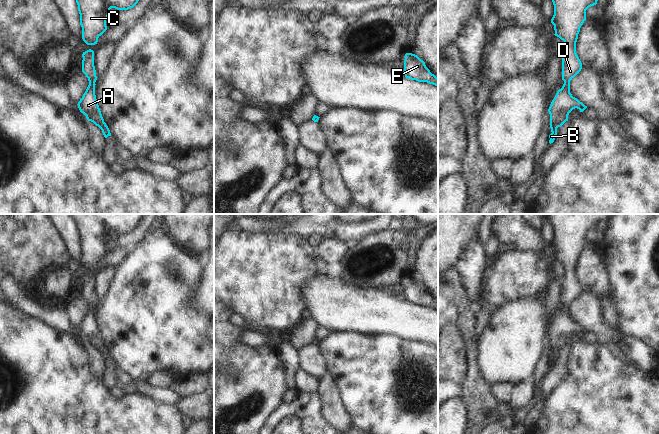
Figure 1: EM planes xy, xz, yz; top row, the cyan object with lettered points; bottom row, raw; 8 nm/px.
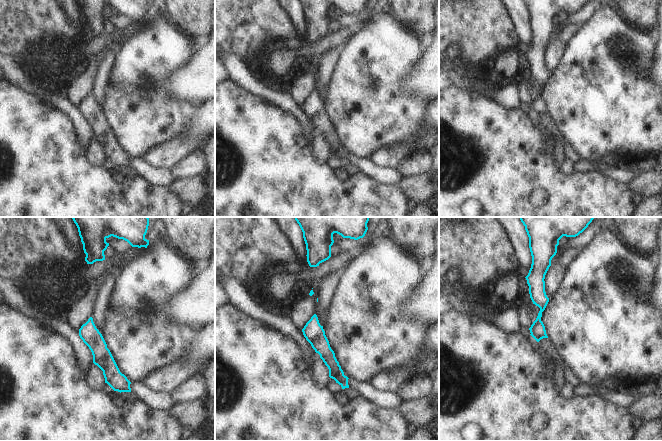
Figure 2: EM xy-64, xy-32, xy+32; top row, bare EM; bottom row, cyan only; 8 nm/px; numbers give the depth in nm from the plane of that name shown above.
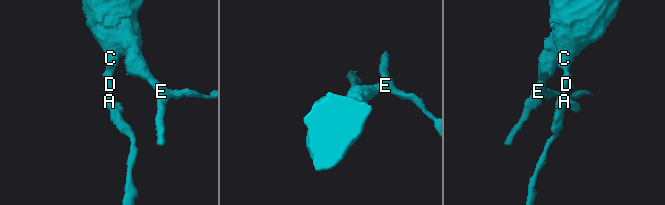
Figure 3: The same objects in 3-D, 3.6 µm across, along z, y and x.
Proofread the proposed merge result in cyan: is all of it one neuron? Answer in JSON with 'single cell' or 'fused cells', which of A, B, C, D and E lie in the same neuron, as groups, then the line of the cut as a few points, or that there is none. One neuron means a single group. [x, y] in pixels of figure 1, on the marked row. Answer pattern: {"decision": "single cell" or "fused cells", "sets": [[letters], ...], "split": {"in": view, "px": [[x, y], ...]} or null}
{"decision": "single cell", "sets": [["A", "B", "C", "D", "E"]], "split": null}

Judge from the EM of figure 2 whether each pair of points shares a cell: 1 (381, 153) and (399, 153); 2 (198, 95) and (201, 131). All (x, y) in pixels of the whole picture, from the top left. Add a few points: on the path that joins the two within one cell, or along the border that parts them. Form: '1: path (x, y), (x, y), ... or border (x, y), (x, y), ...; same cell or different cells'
1: path (385, 153), (395, 153); same cell
2: border (204, 101), (198, 105); different cells

